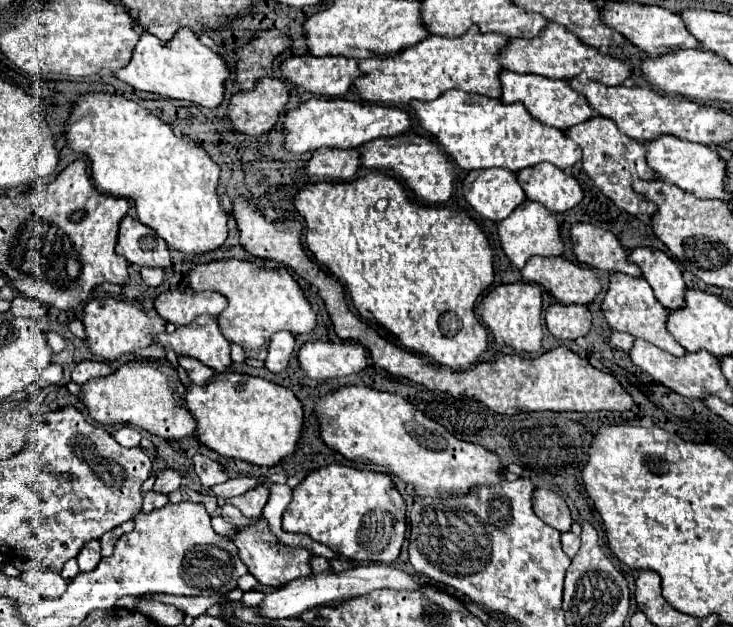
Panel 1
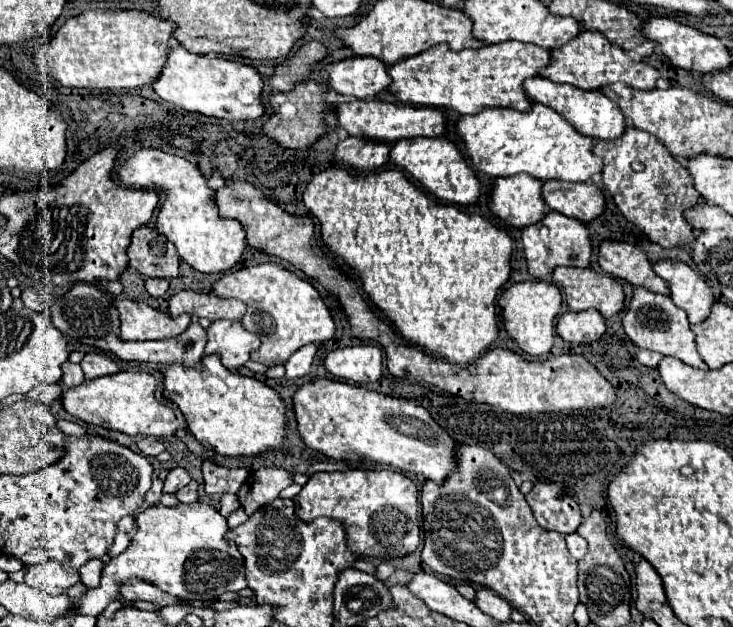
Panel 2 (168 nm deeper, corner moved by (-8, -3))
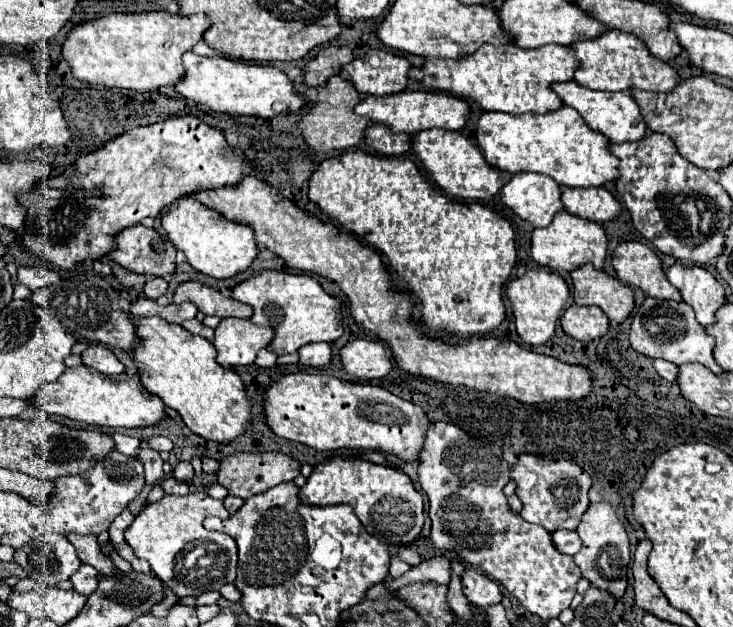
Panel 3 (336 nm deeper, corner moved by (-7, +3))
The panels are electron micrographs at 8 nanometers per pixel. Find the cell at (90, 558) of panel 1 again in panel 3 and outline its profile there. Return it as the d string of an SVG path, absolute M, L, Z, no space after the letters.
M81 565L81 569L77 569L77 573L73 573L73 577L71 577L73 589L77 593L91 595L97 589L97 577L99 577L97 569L93 569L89 565Z

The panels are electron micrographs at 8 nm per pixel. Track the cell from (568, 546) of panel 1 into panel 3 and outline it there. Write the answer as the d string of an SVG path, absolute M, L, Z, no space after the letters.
M559 529L559 531L551 533L551 539L553 539L553 545L557 547L557 551L561 551L565 555L571 555L571 557L581 549L581 539L575 531Z

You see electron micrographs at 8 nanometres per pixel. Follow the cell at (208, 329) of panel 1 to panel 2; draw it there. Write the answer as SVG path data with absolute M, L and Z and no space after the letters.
M214 321L208 329L206 355L218 353L222 365L236 371L250 359L250 351L258 347L258 335L246 331L240 321Z

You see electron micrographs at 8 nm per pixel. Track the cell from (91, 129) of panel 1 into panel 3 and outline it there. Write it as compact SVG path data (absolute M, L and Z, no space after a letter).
M181 197L177 201L177 207L163 217L163 229L167 231L171 243L185 253L193 269L215 279L229 279L245 273L259 253L251 227L227 221L221 217L221 213L201 205L199 201L193 201L191 197Z

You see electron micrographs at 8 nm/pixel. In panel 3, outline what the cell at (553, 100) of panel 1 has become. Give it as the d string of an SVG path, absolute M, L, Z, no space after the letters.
M567 81L567 83L555 83L553 91L561 97L561 101L569 107L573 107L575 111L579 111L579 115L585 119L585 123L595 129L601 131L605 137L609 137L611 143L631 143L631 141L639 141L645 137L647 133L647 125L643 121L641 109L639 105L633 101L633 95L629 91L619 91L619 93L607 93L607 91L591 91L587 87L577 85L575 81Z

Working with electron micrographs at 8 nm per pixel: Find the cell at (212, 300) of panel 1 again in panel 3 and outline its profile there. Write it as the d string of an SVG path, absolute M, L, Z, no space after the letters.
M187 281L181 283L175 291L173 297L175 303L183 303L183 301L193 301L199 311L203 311L205 315L217 315L217 317L241 317L241 319L249 319L253 315L253 309L233 297L225 297L221 295L217 289L207 287L199 281Z

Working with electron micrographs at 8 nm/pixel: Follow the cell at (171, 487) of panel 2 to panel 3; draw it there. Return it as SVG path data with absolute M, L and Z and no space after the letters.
M179 463L177 467L175 467L175 471L173 471L173 477L177 477L179 481L191 481L193 479L193 467L191 467L191 463Z

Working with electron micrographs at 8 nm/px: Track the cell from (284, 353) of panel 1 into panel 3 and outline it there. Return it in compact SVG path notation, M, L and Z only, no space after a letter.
M321 343L321 345L305 345L305 349L299 351L301 355L301 365L305 367L323 367L333 359L333 351L329 343Z

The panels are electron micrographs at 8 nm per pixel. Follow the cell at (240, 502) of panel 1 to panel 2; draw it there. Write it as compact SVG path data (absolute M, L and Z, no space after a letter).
M260 467L252 471L248 481L240 487L238 501L244 507L246 515L252 515L260 507L272 503L288 485L292 485L292 475L288 471Z

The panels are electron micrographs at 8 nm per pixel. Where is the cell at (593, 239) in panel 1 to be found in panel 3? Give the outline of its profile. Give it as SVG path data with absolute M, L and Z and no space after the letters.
M619 243L611 263L623 283L639 287L645 295L655 299L683 301L681 293L667 281L661 259L645 243Z

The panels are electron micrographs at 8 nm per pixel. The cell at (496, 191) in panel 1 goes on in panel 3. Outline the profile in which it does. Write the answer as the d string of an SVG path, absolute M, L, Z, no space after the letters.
M517 173L511 181L501 189L501 199L507 207L511 207L521 219L529 221L533 227L547 227L553 221L553 215L563 211L565 205L561 201L561 185L547 175L541 173Z

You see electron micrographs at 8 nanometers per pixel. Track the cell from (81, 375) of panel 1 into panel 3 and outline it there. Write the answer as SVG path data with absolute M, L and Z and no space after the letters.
M89 345L89 349L83 351L81 357L87 367L93 367L103 375L121 375L125 371L123 363L113 355L113 351L103 345Z

